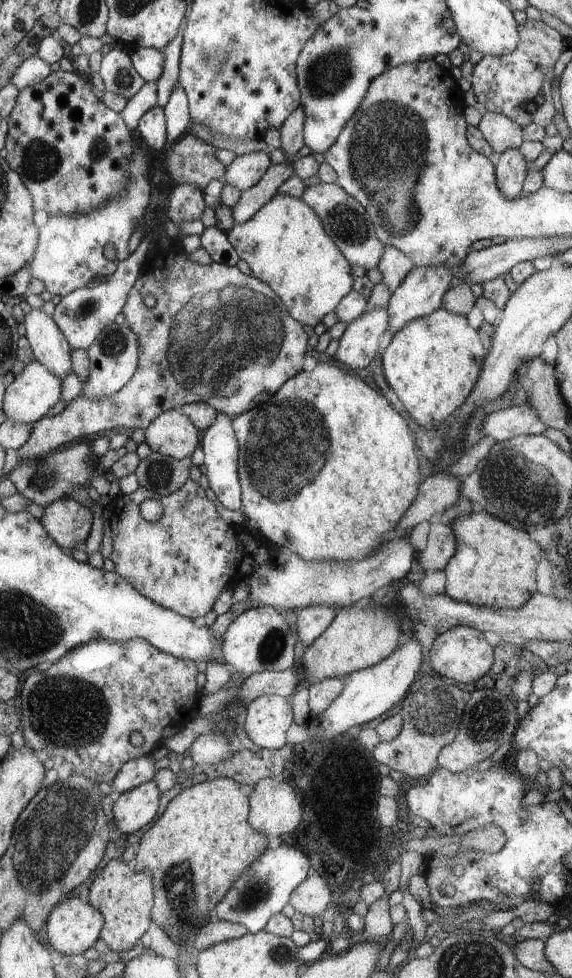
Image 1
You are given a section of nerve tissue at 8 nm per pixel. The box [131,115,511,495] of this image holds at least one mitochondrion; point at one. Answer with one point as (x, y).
(220, 339)

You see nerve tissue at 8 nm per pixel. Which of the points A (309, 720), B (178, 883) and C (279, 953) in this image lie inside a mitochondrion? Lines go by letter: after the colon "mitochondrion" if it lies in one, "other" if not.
A: other
B: mitochondrion
C: mitochondrion

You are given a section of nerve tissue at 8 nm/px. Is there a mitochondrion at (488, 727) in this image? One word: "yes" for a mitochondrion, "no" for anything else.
yes

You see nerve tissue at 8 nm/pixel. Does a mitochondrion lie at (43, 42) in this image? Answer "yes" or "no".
no

